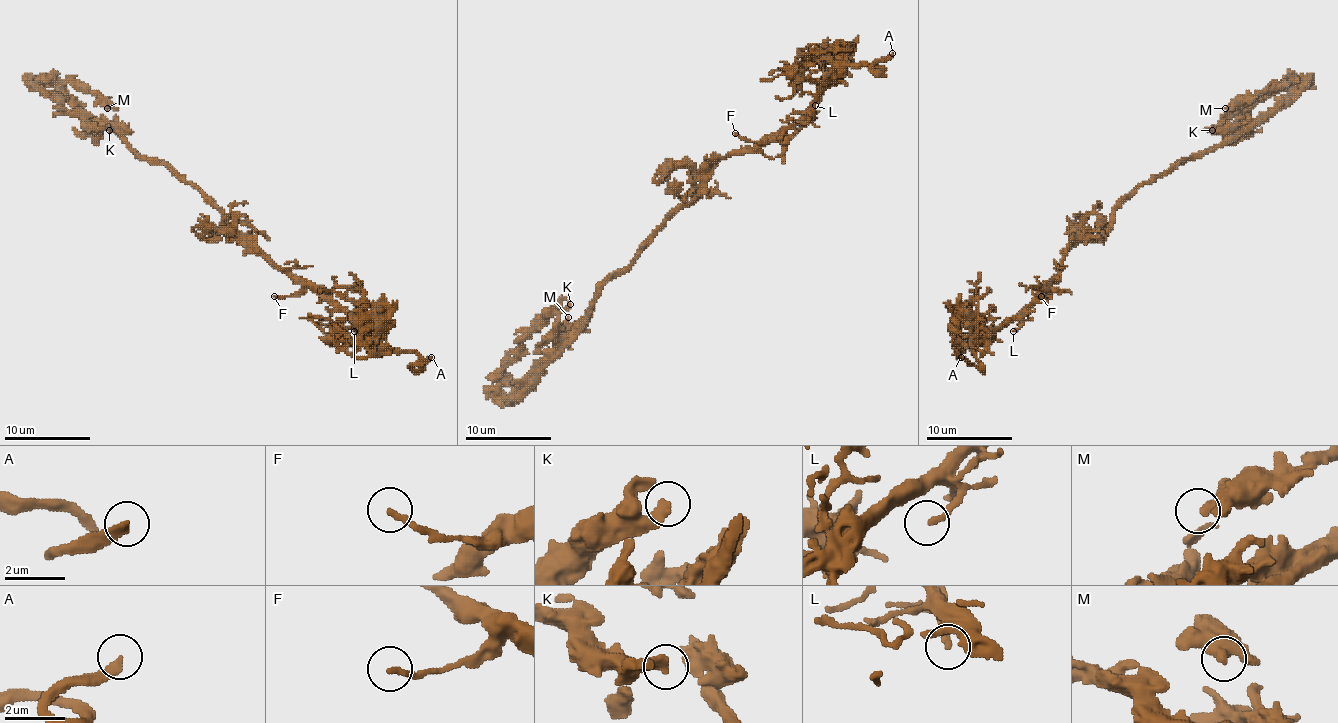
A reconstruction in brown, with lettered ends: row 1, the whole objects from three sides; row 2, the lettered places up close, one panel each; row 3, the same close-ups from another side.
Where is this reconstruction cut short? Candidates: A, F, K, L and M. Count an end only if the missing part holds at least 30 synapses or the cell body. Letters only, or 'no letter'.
A

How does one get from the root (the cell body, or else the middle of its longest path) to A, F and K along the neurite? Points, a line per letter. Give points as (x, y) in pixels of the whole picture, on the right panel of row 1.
A: (1132, 194), (1101, 233), (1078, 236), (1058, 272), (974, 350), (978, 370), (961, 357)
F: (1132, 194), (1112, 214), (1112, 223), (1101, 233), (1078, 236), (1069, 244), (1049, 294), (1041, 296)
K: (1132, 194), (1175, 164), (1214, 149), (1238, 125), (1257, 123), (1292, 86), (1285, 80), (1212, 130)

